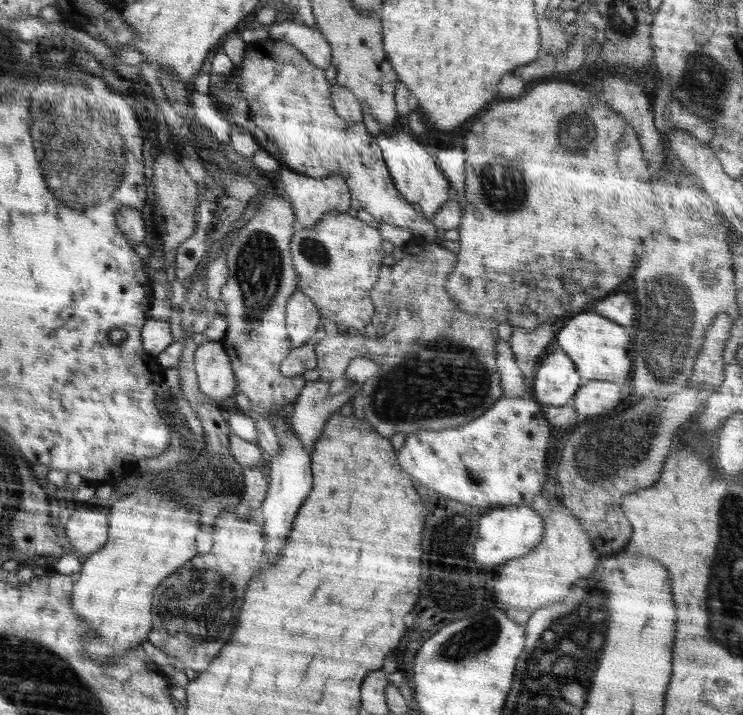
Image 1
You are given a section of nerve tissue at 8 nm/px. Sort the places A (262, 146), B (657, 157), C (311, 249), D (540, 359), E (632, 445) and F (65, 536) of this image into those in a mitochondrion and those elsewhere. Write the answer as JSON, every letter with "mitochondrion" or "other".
{"A":"other","B":"other","C":"mitochondrion","D":"other","E":"mitochondrion","F":"other"}

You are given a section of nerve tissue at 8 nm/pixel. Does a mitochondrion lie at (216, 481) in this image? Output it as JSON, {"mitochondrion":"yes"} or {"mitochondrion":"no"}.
{"mitochondrion":"yes"}

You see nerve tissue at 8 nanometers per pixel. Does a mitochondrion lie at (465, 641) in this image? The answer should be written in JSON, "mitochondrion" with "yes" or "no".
{"mitochondrion":"yes"}

